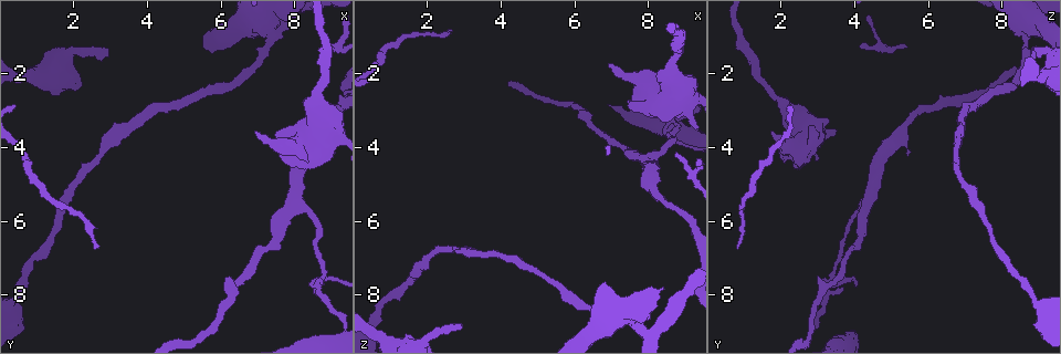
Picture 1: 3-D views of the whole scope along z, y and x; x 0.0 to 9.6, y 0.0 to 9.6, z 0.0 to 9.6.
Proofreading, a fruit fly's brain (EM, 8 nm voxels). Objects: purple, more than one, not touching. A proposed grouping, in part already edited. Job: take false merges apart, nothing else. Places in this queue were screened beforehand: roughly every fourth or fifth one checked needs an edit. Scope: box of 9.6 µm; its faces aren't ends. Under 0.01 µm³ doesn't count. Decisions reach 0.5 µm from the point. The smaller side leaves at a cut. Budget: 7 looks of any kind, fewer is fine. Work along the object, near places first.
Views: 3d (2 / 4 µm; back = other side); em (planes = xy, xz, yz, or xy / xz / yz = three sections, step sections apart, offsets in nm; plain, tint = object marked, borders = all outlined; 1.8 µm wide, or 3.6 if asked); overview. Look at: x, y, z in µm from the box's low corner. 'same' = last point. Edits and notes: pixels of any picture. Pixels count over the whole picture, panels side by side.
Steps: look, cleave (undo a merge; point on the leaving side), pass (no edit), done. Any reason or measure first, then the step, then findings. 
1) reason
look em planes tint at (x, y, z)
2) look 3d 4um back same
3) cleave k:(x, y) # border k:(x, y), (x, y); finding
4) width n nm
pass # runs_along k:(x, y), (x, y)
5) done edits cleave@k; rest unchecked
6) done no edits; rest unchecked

abrupt turn
look em 3.6um yz step 8 tint at (7.30, 0.75, 8.65)

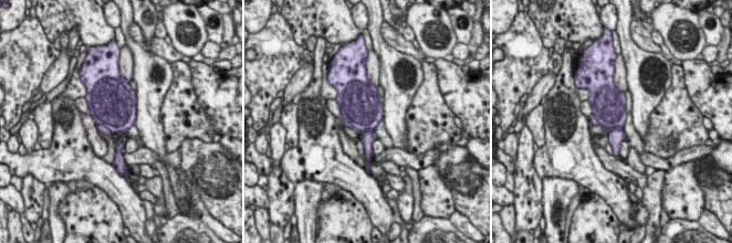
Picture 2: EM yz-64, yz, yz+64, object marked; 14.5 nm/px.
another direction
look em 3.6um planes tint same

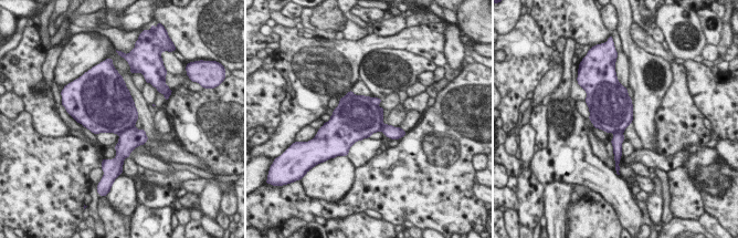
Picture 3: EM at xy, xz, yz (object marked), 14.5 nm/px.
cleave 3:(128, 140) # border 3:(134, 125), (118, 134); two cells meet here

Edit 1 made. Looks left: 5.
calibre changes
look 3d 4um at (8.70, 2.85, 2.15)

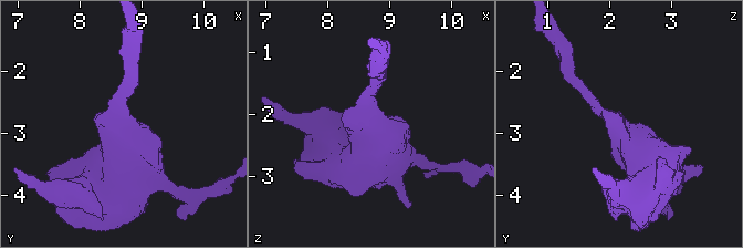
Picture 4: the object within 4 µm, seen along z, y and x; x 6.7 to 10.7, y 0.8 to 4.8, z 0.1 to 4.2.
arm_widths 190, 800 nm; now the EM
look em 3.6um planes tint at (8.70, 2.85, 2.10)

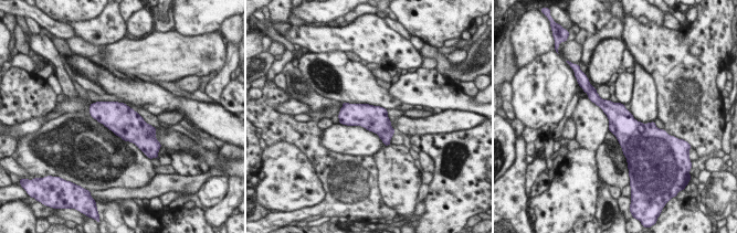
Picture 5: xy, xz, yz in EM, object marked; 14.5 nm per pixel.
width 380 nm
pass # continuous, no second cell

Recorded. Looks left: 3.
three-way junction
look em xz step 4 tint at (8.55, 7.75, 3.35)

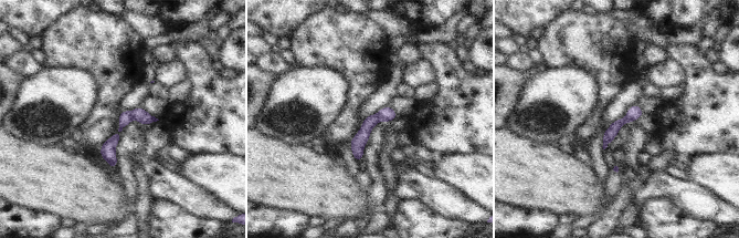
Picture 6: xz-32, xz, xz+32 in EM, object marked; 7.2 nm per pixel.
cut it another way
look em planes tint same

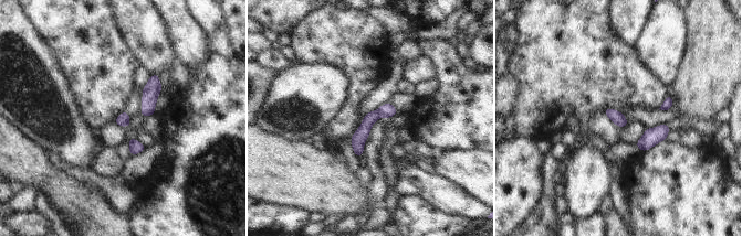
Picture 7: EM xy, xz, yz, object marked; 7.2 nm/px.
cleave 7:(359, 137) # border 7:(377, 110), (382, 116); two cells meet here

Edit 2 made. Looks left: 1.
done edits cleave@3, cleave@7; rest unchecked

